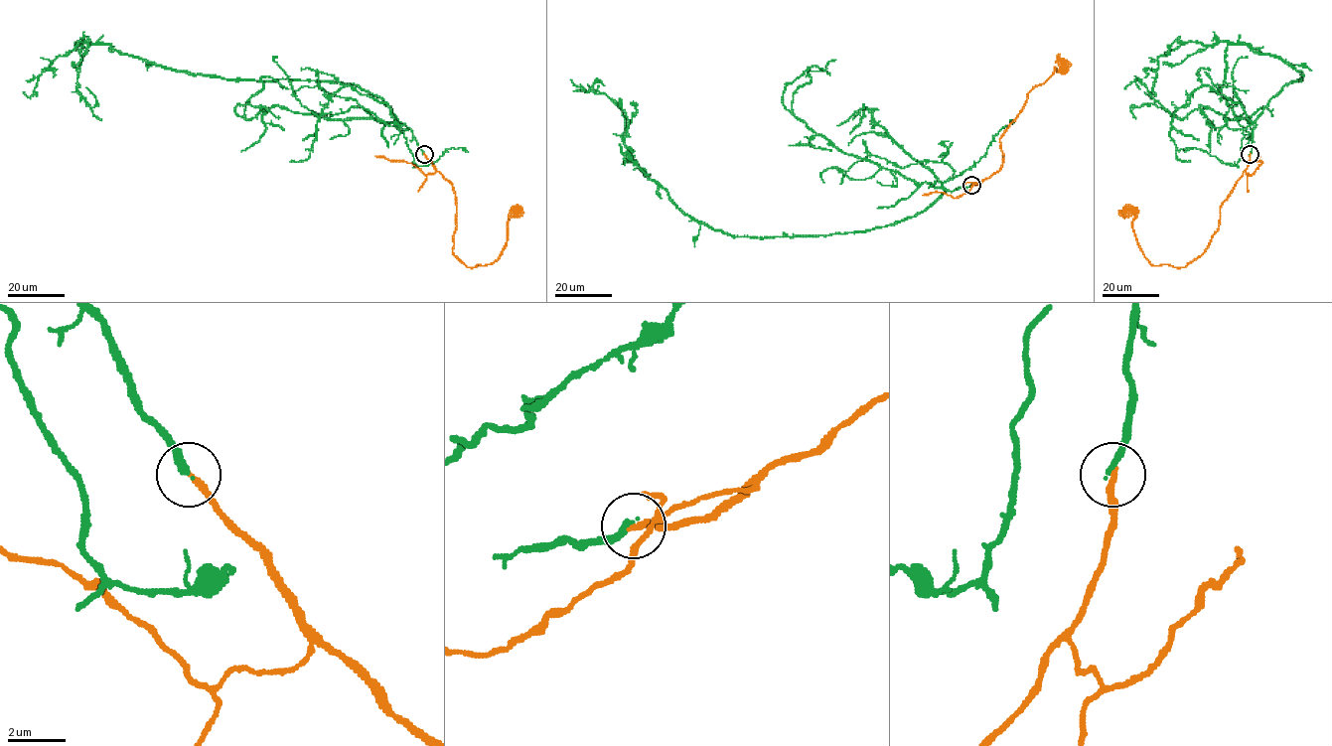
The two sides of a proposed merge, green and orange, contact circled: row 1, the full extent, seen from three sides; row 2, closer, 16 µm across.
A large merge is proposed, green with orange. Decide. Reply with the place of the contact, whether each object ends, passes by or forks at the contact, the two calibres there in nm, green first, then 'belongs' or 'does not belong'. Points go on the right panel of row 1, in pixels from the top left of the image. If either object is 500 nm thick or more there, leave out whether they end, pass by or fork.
place (1250, 154); green ends; orange ends; calibres 240 and 200 nm; does not belong

